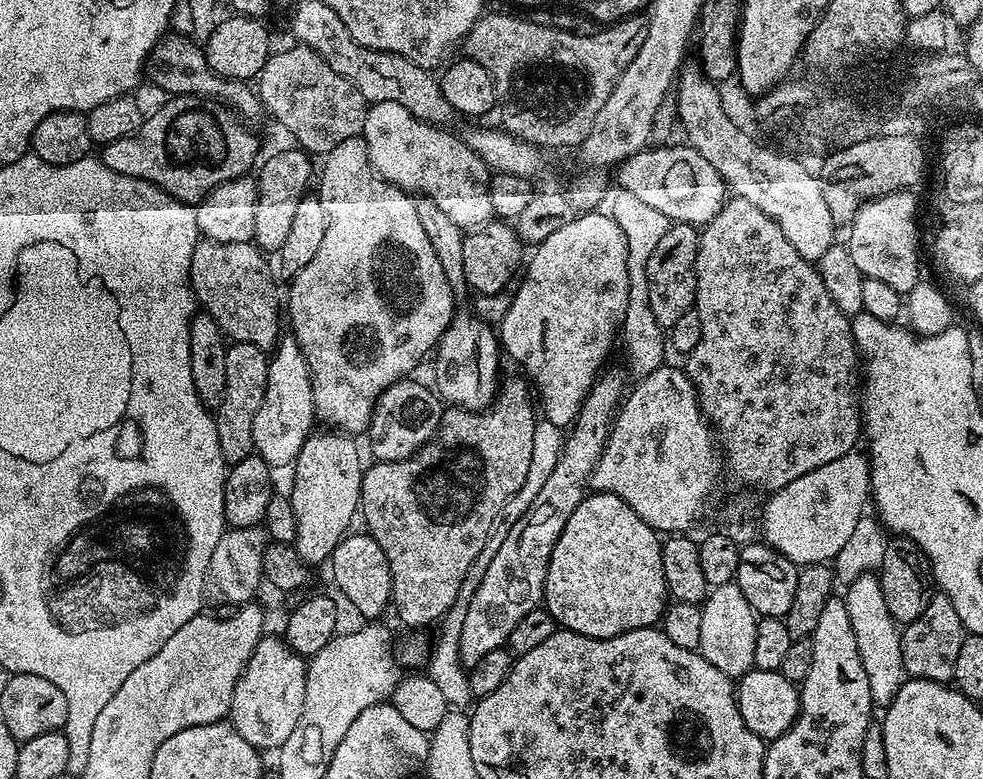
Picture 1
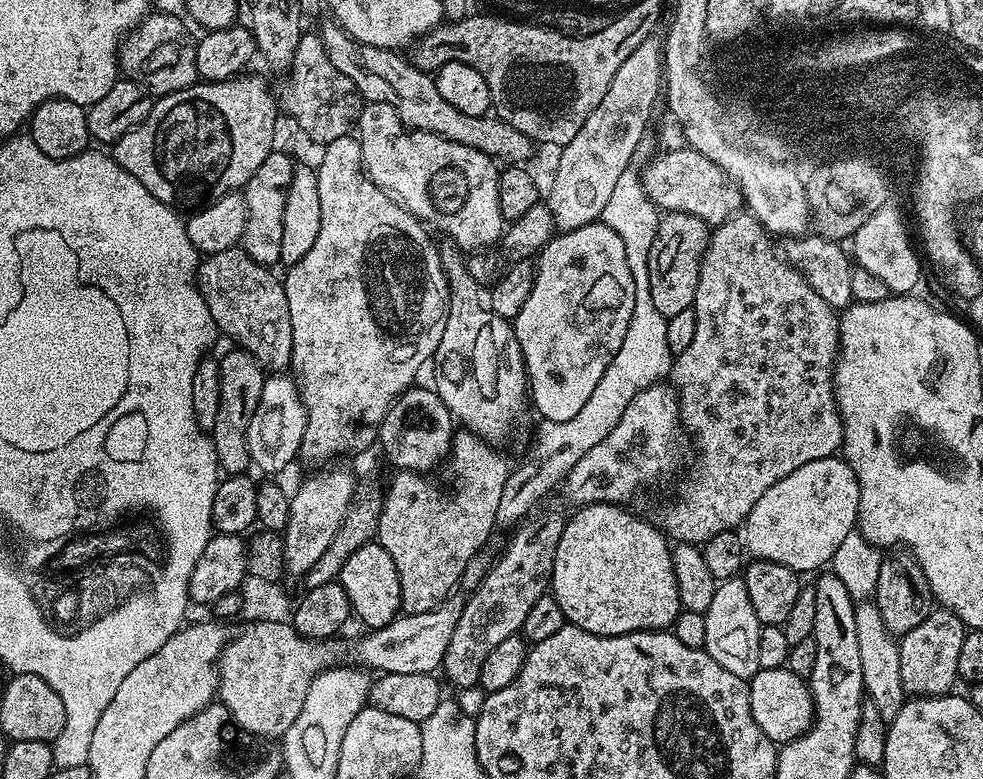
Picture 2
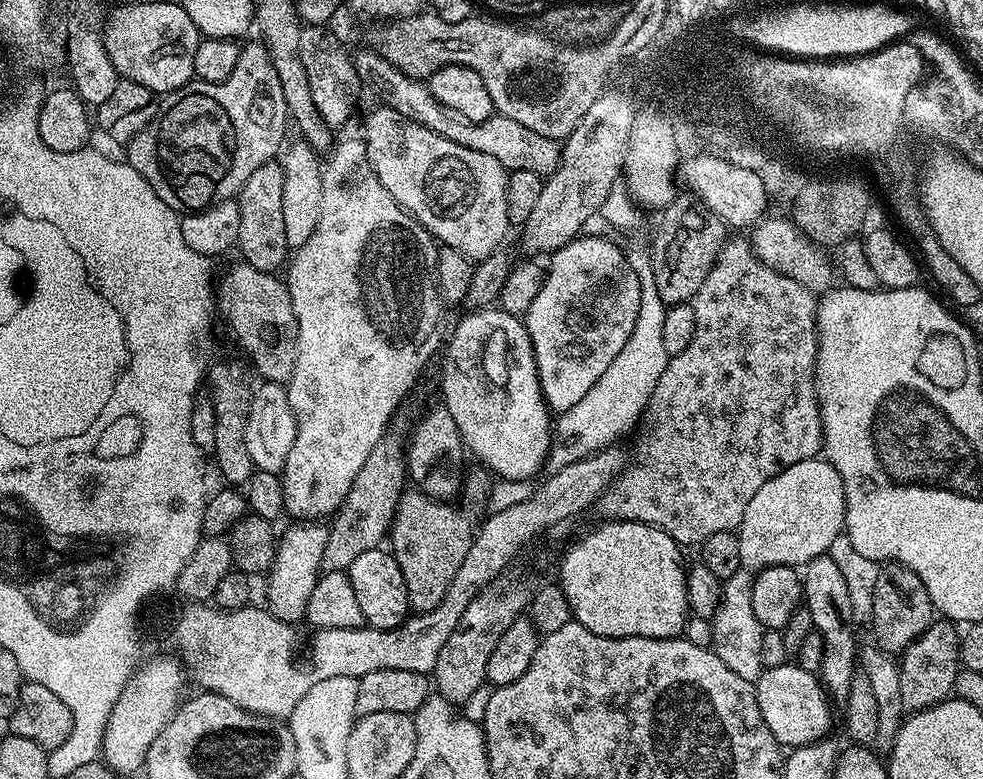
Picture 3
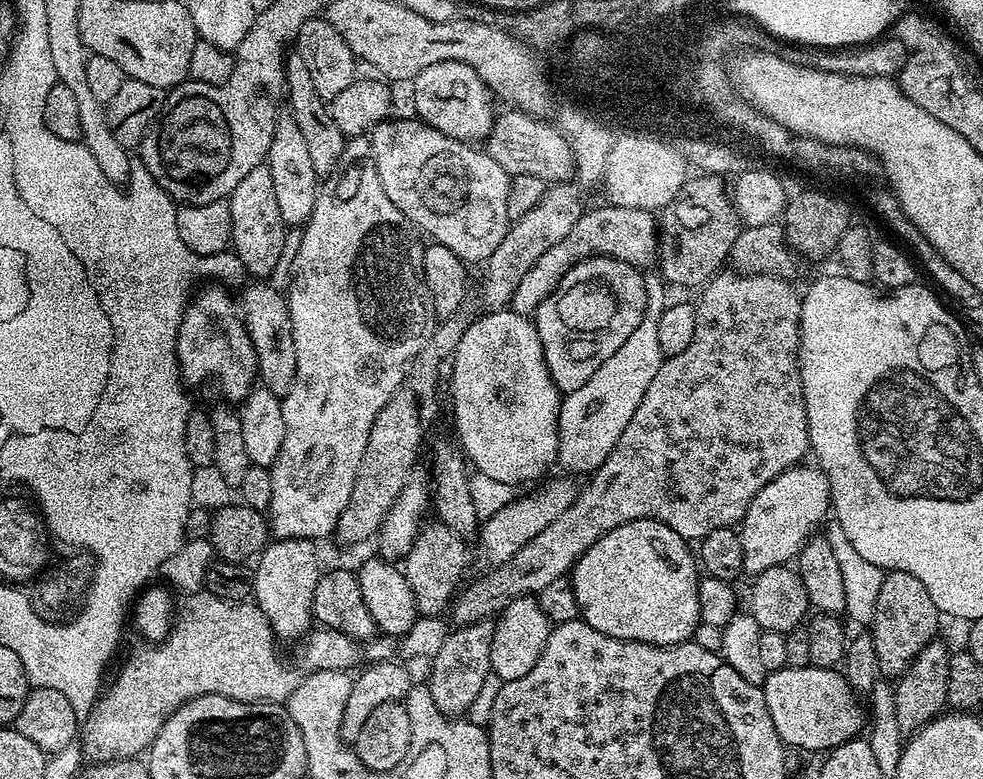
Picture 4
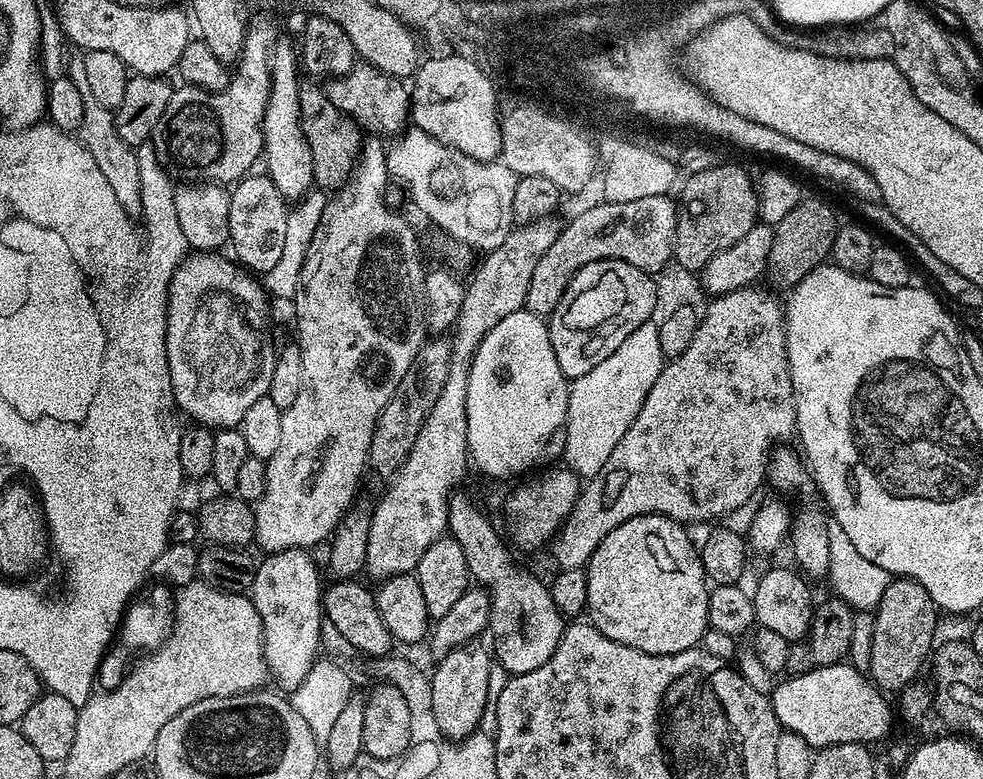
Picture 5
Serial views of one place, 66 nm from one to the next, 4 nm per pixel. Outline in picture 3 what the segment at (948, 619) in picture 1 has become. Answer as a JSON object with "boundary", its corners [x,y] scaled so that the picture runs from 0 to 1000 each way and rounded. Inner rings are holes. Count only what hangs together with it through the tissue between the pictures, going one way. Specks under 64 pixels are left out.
{"boundary":[[[960,793],[950,796],[947,804],[917,838],[914,877],[921,915],[944,910],[948,905],[956,904],[969,890],[977,861],[977,811],[973,806],[969,797]]]}

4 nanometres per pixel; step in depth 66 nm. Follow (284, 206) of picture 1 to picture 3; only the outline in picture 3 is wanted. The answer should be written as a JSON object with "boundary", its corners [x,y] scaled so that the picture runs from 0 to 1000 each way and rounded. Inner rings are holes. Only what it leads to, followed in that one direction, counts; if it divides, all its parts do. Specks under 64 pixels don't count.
{"boundary":[[[281,205],[271,208],[250,228],[250,234],[242,248],[242,261],[244,264],[244,279],[242,280],[242,323],[246,327],[247,338],[258,341],[258,347],[268,349],[284,350],[290,343],[295,329],[295,320],[291,311],[291,294],[287,286],[287,213]]]}

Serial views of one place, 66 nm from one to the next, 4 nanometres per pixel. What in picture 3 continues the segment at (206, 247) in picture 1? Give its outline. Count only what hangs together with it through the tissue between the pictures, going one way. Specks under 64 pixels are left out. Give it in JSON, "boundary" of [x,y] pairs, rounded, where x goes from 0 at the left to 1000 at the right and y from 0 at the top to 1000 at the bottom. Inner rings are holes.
{"boundary":[[[241,336],[225,359],[223,356],[219,366],[218,395],[223,409],[225,406],[240,430],[245,449],[256,461],[255,471],[258,478],[260,471],[263,487],[275,493],[292,494],[299,480],[303,429],[292,363],[284,353],[258,347],[258,341]]]}

